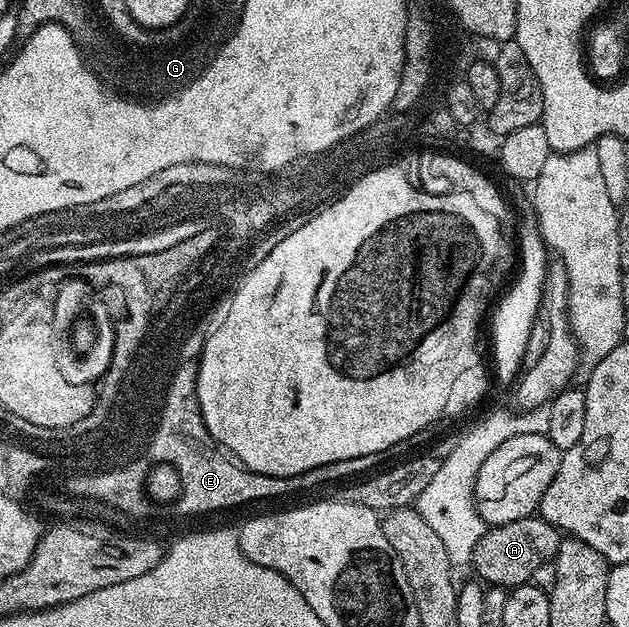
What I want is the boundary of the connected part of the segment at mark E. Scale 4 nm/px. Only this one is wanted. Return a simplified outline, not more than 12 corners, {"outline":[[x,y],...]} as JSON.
{"outline":[[197,361],[177,372],[153,458],[185,486],[181,518],[318,487],[252,472],[199,410]]}

